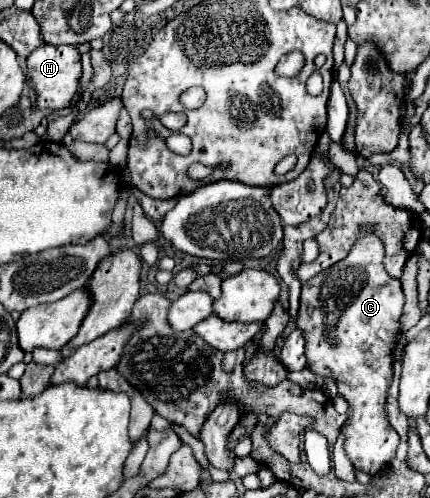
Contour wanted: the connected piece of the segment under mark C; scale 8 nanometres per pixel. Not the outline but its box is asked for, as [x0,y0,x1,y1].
[297,233,405,475]

